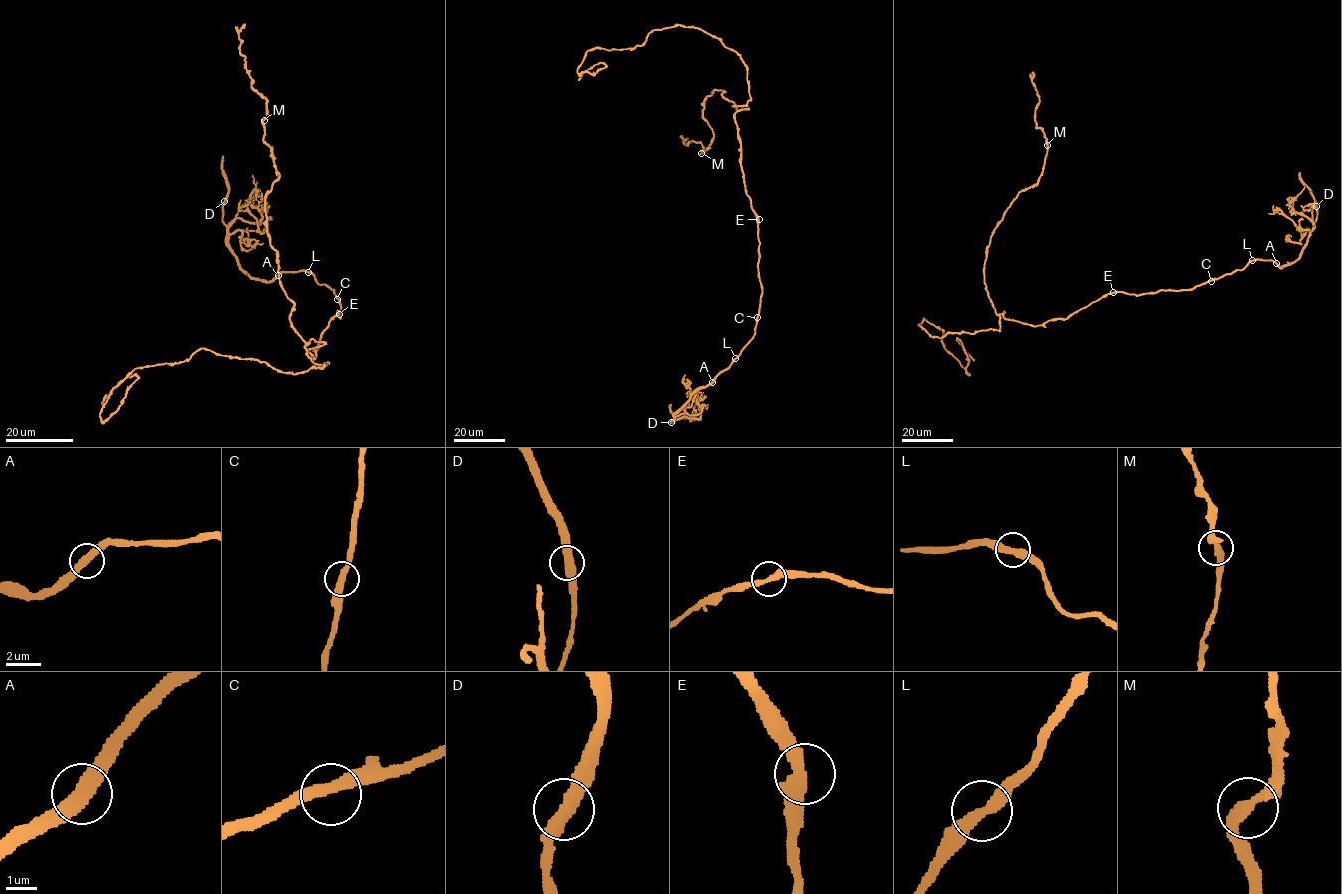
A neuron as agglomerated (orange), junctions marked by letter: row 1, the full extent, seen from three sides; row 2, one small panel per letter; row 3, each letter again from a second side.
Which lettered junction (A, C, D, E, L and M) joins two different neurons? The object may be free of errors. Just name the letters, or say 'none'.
D

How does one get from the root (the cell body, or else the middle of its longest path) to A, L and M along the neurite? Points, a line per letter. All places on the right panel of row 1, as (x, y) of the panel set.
A: (1031, 325), (1067, 318), (1113, 292), (1139, 295), (1160, 290), (1190, 290), (1242, 270), (1253, 260), (1276, 263)
L: (1031, 325), (1067, 318), (1113, 292), (1139, 295), (1160, 290), (1190, 290), (1242, 270), (1252, 260)
M: (1031, 325), (1006, 319), (1004, 311), (995, 312), (984, 267), (993, 229), (1016, 195), (1037, 182), (1047, 145)

